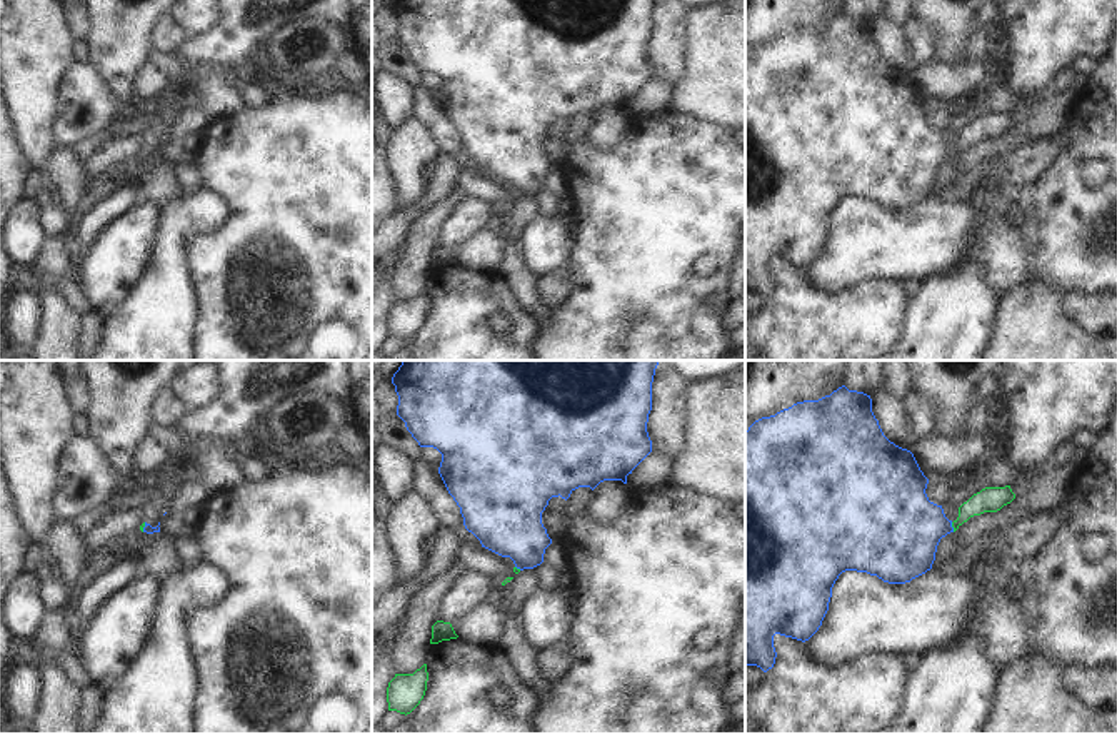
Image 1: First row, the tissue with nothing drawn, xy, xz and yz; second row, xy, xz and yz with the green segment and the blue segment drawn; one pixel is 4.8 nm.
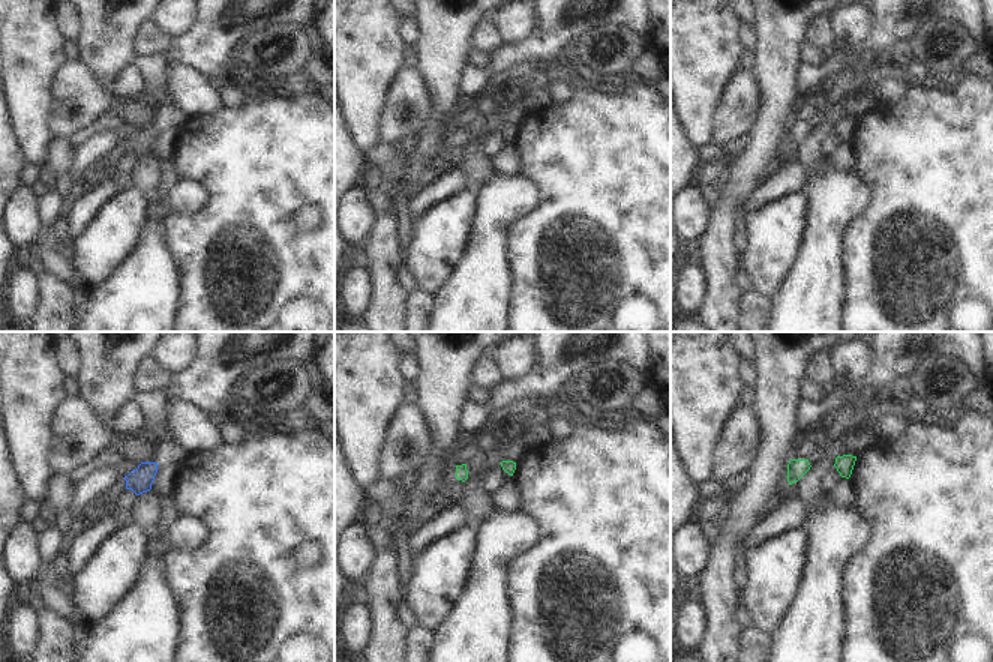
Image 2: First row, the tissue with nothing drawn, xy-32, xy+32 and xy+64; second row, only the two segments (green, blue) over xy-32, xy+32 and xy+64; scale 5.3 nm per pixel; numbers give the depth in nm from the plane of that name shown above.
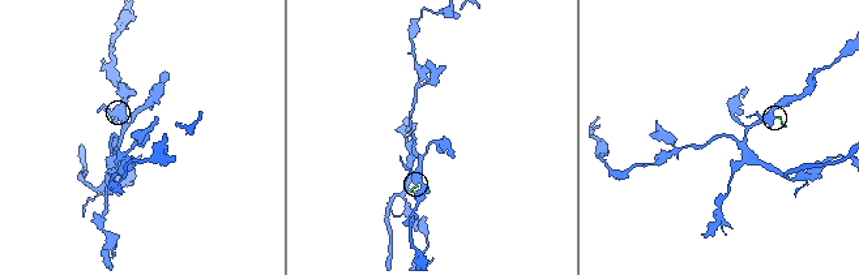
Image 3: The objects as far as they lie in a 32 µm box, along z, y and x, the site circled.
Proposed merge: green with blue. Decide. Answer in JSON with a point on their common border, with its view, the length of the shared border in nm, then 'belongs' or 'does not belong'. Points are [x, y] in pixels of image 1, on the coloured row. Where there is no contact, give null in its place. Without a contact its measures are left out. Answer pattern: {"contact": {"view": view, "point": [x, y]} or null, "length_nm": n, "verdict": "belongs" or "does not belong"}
{"contact": {"view": "yz", "point": [952, 526]}, "length_nm": 50, "verdict": "does not belong"}

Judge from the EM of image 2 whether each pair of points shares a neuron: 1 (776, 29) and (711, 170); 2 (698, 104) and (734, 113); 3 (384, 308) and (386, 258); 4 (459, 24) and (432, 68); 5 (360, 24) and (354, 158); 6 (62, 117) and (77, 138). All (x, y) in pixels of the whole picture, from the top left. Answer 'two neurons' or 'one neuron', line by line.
1: two neurons
2: two neurons
3: one neuron
4: one neuron
5: two neurons
6: two neurons

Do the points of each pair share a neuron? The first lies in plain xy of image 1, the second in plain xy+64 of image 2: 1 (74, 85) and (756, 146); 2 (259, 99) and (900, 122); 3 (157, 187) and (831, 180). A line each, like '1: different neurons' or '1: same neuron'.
1: different neurons
2: different neurons
3: different neurons

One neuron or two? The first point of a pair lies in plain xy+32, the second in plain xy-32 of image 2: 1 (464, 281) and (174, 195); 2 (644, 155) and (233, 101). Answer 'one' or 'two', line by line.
1: one
2: two

